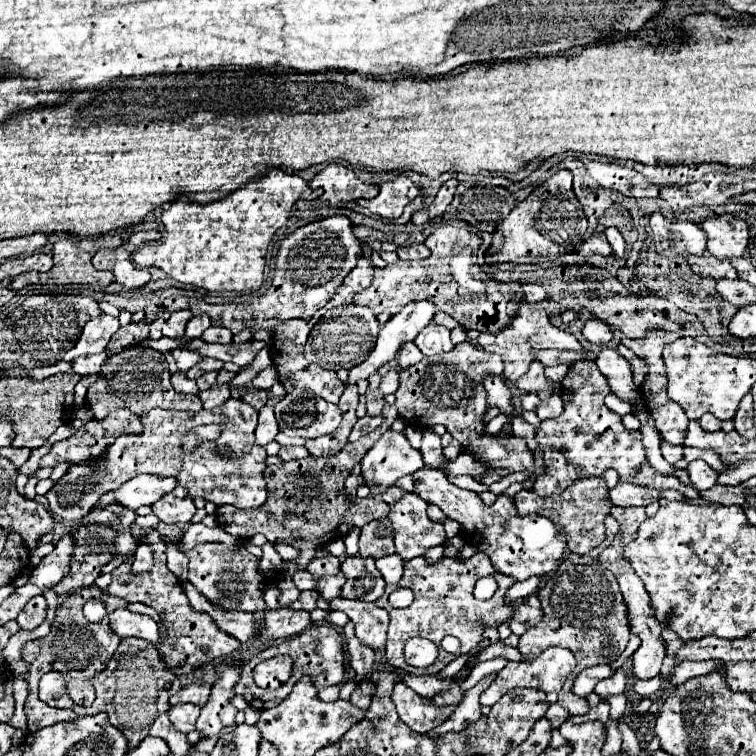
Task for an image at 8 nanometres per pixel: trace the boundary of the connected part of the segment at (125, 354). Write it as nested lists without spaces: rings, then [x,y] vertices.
[[[131,346],[119,354],[109,356],[109,360],[103,364],[99,372],[97,382],[91,384],[87,390],[87,404],[93,410],[95,418],[105,418],[109,412],[119,410],[119,408],[127,408],[137,416],[157,406],[173,408],[173,410],[201,410],[203,408],[199,396],[179,394],[171,388],[169,370],[165,366],[165,358],[161,352],[139,348],[139,346]]]

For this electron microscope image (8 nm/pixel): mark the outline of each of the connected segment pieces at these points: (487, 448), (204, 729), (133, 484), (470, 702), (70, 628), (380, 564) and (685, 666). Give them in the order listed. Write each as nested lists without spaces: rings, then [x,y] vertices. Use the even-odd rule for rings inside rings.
[[[469,342],[457,344],[451,352],[443,356],[425,356],[419,364],[409,366],[399,372],[399,390],[397,396],[397,410],[399,418],[407,424],[417,428],[427,428],[429,422],[439,422],[447,428],[447,432],[463,442],[469,442],[467,452],[475,456],[481,464],[491,468],[507,468],[511,472],[527,470],[533,474],[533,454],[529,452],[525,438],[515,434],[485,434],[485,414],[487,414],[487,392],[483,388],[485,376],[495,376],[503,372],[503,360],[499,354],[479,350]],[[497,446],[505,450],[505,456],[497,460]]]
[[[223,662],[217,668],[219,674],[221,674],[221,678],[213,684],[209,702],[201,708],[201,714],[199,714],[197,726],[195,726],[195,730],[203,738],[215,736],[223,728],[235,724],[237,708],[233,708],[229,704],[229,698],[233,698],[233,694],[235,694],[233,686],[239,680],[239,664],[241,662]]]
[[[141,474],[125,482],[121,488],[107,492],[101,496],[101,502],[97,506],[119,502],[131,510],[137,510],[143,504],[155,504],[159,498],[169,494],[177,486],[177,478],[161,478],[155,474]]]
[[[495,674],[485,676],[479,684],[475,684],[467,696],[463,698],[463,702],[453,710],[453,714],[439,726],[435,726],[433,730],[427,732],[427,736],[439,736],[439,734],[447,734],[447,732],[461,732],[467,724],[473,724],[477,718],[481,718],[481,704],[479,704],[479,696],[481,692],[491,684],[491,680],[495,678]]]
[[[98,587],[81,588],[79,592],[73,592],[59,604],[55,622],[53,622],[53,630],[45,638],[29,642],[23,648],[23,660],[29,664],[29,672],[31,672],[31,676],[27,676],[29,696],[25,702],[27,728],[43,728],[43,704],[37,698],[39,678],[43,672],[49,672],[49,670],[71,672],[71,674],[67,674],[67,688],[69,688],[69,696],[73,698],[73,702],[81,704],[81,706],[91,706],[95,700],[93,686],[87,684],[85,680],[95,676],[95,672],[101,672],[107,666],[107,662],[115,654],[121,639],[111,632],[107,615],[97,623],[83,622],[81,608],[91,598],[101,600],[107,609],[107,594],[104,594],[101,589]]]
[[[399,554],[376,559],[375,565],[387,584],[399,584],[399,580],[403,576],[403,560]]]
[[[707,660],[707,662],[683,662],[679,666],[675,666],[675,672],[671,676],[671,684],[677,686],[677,684],[683,684],[687,678],[693,678],[693,676],[701,676],[705,672],[711,672],[715,666],[721,666],[721,662],[717,660]]]

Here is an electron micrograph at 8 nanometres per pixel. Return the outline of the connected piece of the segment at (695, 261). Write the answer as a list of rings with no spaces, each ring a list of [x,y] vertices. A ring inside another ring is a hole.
[[[709,254],[703,256],[687,256],[687,262],[691,270],[699,276],[709,276],[709,278],[737,278],[737,270],[733,268],[729,258],[715,258]]]

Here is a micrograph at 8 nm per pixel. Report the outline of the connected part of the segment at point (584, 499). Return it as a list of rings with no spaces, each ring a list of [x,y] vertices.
[[[585,476],[575,480],[565,492],[561,494],[553,494],[551,498],[543,498],[541,506],[539,506],[539,498],[535,496],[533,490],[521,490],[515,496],[515,504],[519,508],[519,514],[529,514],[529,512],[537,512],[549,520],[553,520],[555,524],[559,524],[565,532],[567,532],[567,548],[569,552],[575,554],[587,554],[589,550],[593,550],[595,546],[599,546],[605,540],[605,526],[603,520],[607,516],[607,512],[611,510],[611,500],[607,500],[607,486],[603,478],[597,476]]]

